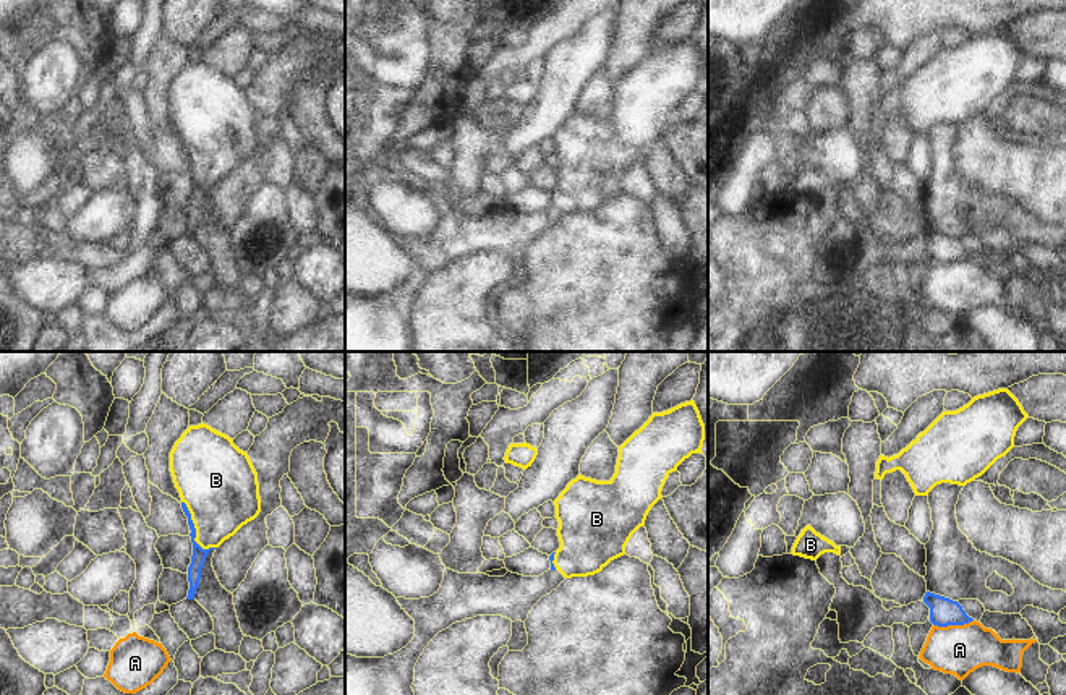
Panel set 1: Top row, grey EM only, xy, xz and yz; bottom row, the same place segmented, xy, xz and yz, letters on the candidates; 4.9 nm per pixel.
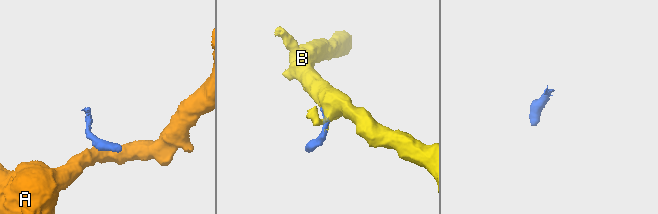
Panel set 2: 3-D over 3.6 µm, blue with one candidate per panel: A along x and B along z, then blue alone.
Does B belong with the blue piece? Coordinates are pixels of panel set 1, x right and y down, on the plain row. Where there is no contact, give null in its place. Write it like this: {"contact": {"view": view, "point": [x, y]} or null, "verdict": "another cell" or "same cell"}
{"contact": {"view": "xy", "point": [195, 167]}, "verdict": "same cell"}

